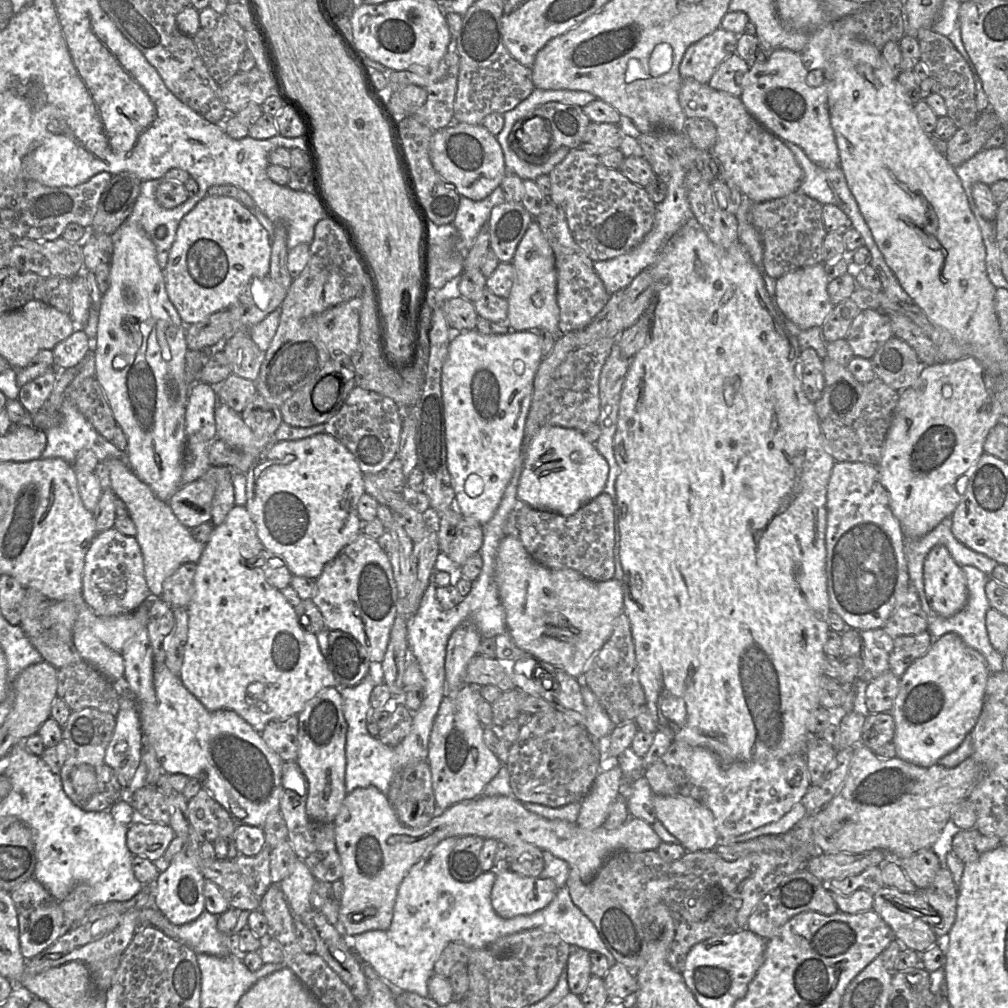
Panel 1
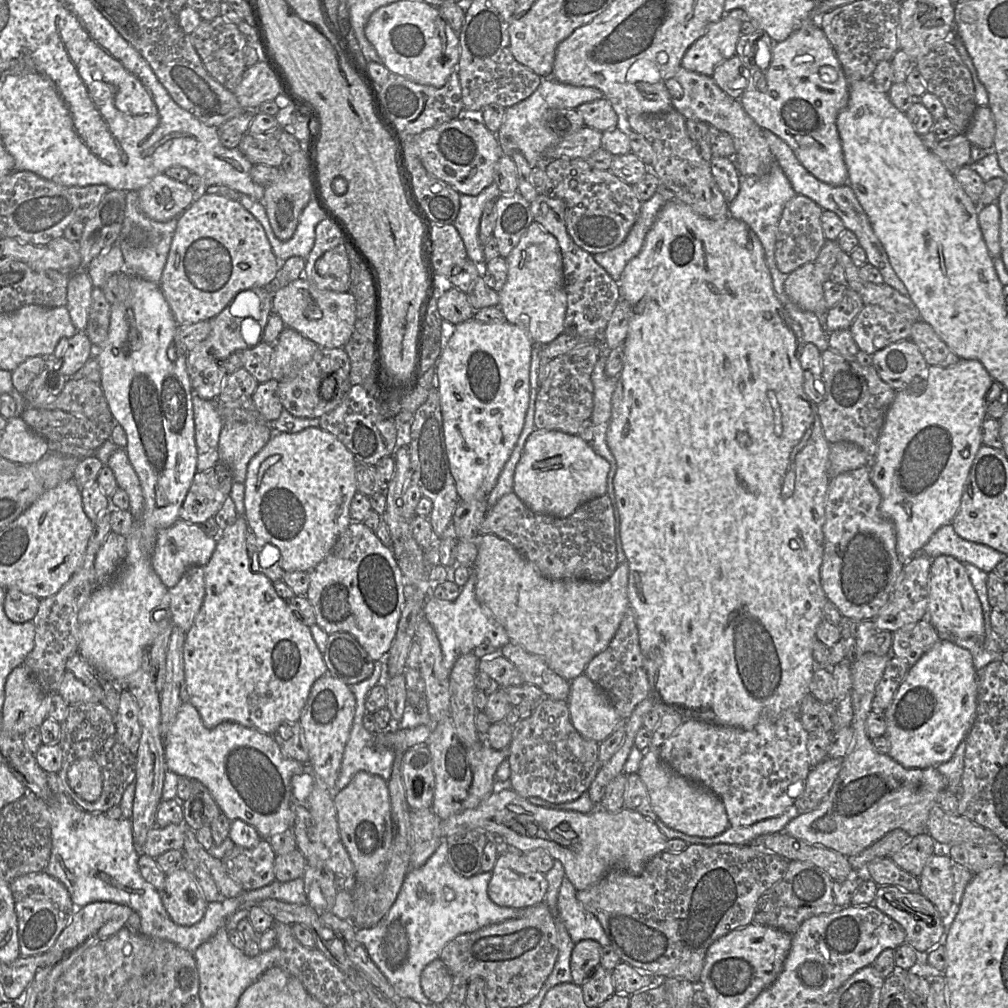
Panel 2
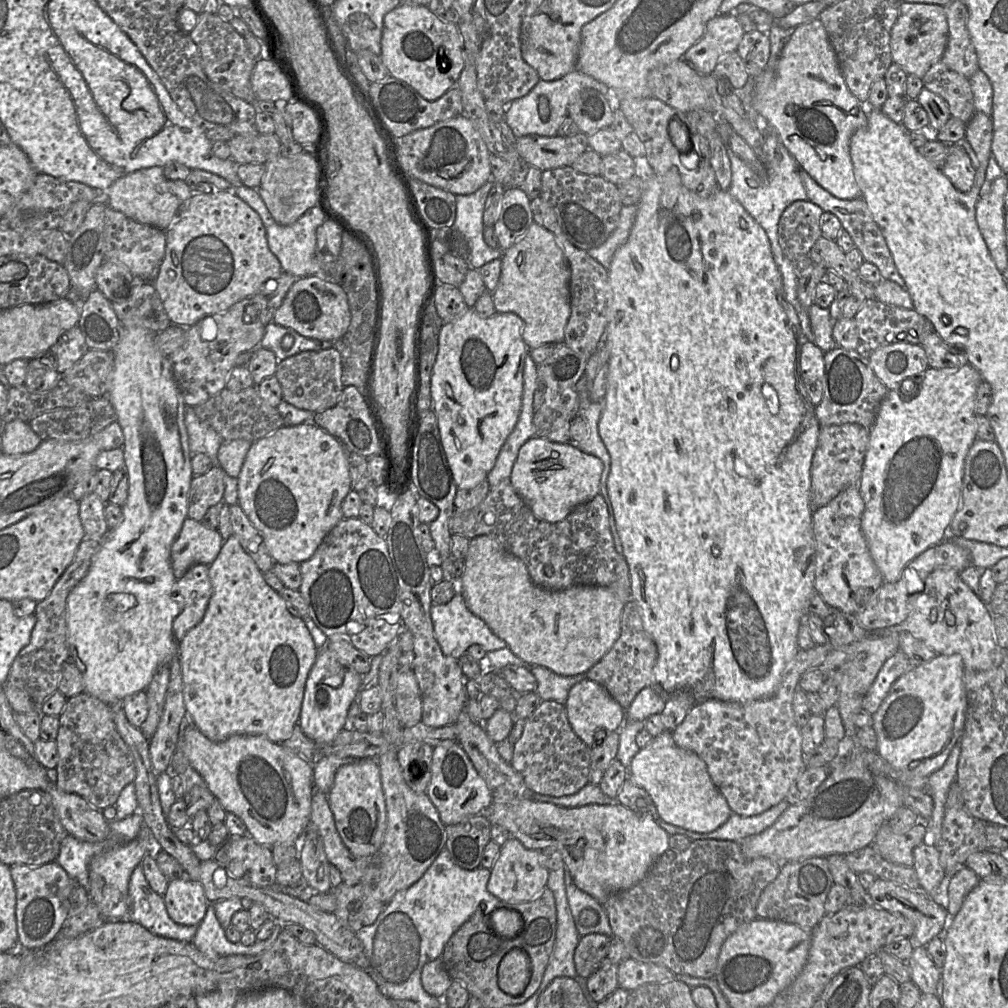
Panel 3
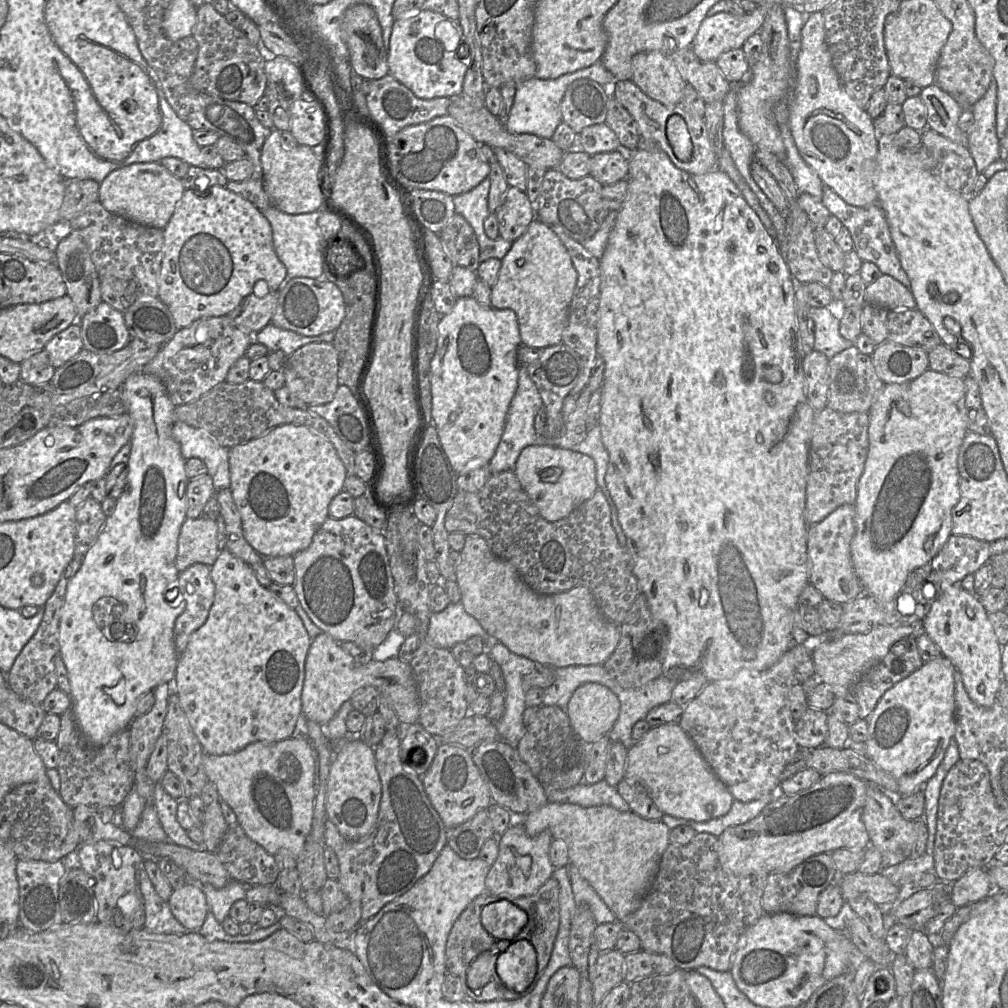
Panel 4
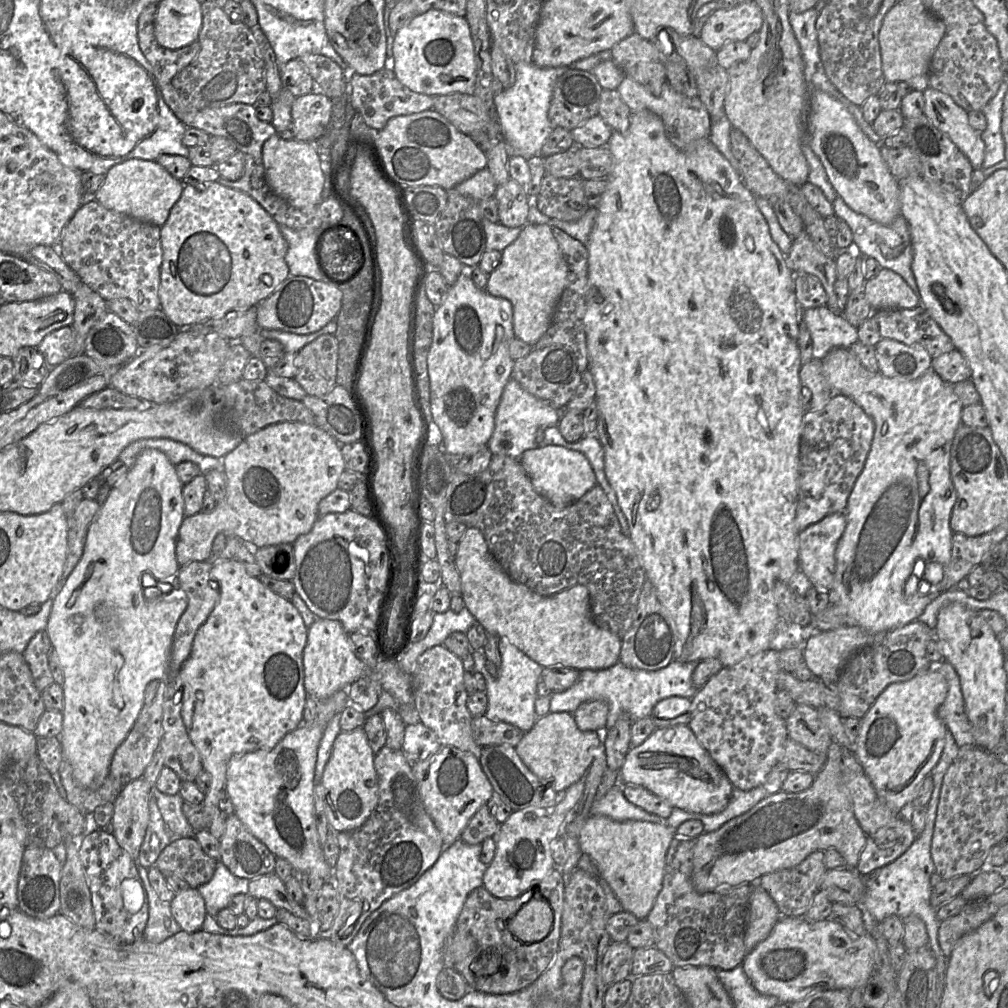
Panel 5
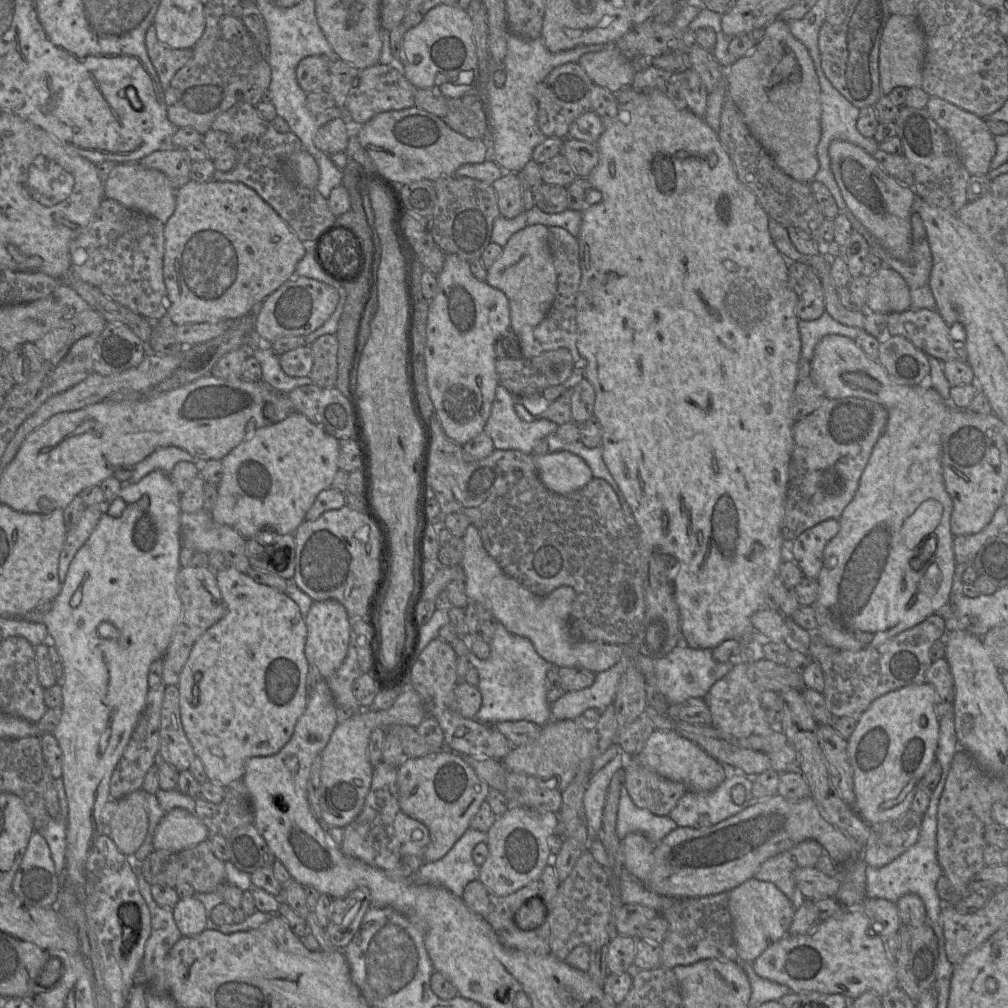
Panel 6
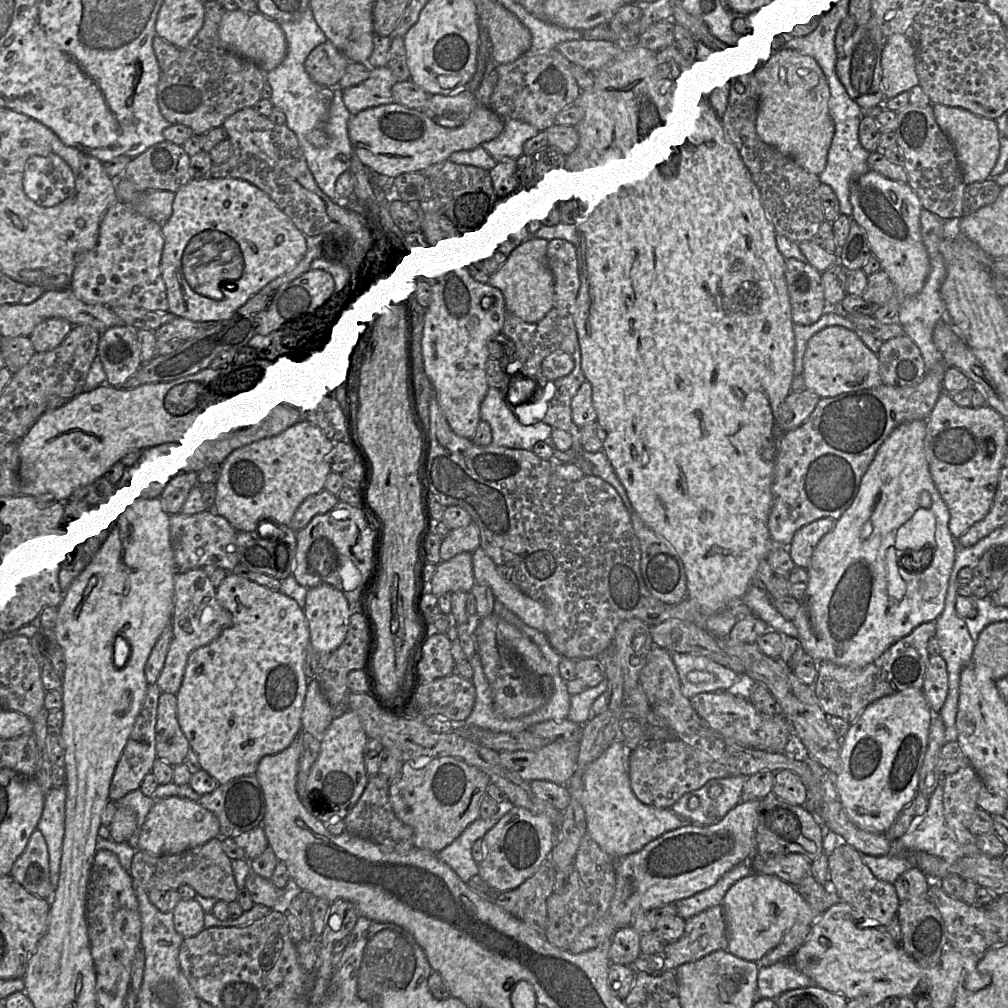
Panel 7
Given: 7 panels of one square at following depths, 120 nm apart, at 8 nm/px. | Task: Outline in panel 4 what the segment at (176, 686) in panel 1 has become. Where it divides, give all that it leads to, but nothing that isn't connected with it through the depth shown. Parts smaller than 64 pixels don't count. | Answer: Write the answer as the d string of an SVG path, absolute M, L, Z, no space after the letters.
M300 732L275 742L253 742L243 749L225 755L204 754L202 759L208 780L215 784L220 800L226 802L234 811L238 824L246 835L274 855L281 849L288 849L298 856L312 829L315 802L314 749L308 738Z

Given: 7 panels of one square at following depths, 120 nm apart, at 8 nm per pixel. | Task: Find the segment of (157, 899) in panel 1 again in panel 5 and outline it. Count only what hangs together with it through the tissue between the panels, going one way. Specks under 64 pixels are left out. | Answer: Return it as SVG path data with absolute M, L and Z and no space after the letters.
M197 888L176 893L170 902L171 912L182 930L194 933L202 930L207 915L205 900Z

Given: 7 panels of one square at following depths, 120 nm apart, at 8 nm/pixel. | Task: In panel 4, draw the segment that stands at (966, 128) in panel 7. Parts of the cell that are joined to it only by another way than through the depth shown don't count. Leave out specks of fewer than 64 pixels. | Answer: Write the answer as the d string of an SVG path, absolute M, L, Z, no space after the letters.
M937 84L922 88L920 98L927 111L927 127L968 148L967 135L958 127L963 112L958 102Z

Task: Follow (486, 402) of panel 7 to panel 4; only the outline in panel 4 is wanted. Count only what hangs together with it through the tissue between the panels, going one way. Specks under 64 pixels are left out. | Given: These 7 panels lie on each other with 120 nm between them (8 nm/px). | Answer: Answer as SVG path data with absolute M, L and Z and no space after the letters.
M520 365L518 374L518 387L510 403L504 432L496 452L488 465L491 474L509 470L514 471L516 461L521 451L527 446L538 444L538 435L534 428L534 420L538 411L542 407L544 407L542 398L536 385L529 376L527 365Z

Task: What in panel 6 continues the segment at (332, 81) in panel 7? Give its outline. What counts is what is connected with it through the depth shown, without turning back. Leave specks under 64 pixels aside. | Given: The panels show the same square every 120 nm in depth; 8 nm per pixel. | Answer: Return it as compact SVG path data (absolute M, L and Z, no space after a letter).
M312 55L302 59L296 68L296 79L306 93L323 91L329 85L329 58Z

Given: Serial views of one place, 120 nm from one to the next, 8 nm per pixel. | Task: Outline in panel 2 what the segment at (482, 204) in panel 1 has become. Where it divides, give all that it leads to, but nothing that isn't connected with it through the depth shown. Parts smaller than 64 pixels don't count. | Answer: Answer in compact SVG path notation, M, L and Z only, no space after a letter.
M495 183L476 196L460 194L460 210L453 225L463 240L468 259L476 264L485 263L484 246L479 239L480 221L485 205L501 195Z

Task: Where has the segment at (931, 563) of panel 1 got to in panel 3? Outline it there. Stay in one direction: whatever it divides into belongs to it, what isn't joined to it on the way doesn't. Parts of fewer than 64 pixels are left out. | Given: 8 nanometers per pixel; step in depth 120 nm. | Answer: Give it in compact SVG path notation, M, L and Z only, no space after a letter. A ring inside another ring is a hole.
M941 566L927 576L924 591L908 592L908 594L914 600L914 609L902 625L892 627L889 630L910 632L937 654L960 654L965 669L982 671L1001 664L1005 651L1001 650L996 643L994 615L980 596L964 583L960 573L947 566ZM932 609L938 611L934 623L929 619ZM947 610L955 617L953 626L949 626L945 621Z

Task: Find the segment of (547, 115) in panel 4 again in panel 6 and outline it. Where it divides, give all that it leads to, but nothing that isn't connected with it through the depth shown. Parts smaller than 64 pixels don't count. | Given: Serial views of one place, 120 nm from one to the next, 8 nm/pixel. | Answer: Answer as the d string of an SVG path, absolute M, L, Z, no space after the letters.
M508 32L507 52L504 58L505 83L497 87L493 75L498 64L490 56L486 61L478 61L475 92L485 111L489 129L483 138L490 157L505 172L519 173L532 159L534 149L545 139L537 123L537 101L534 91L537 85L556 67L566 63L577 63L581 56L615 48L614 43L582 45L561 52L550 52L541 37L523 40Z

